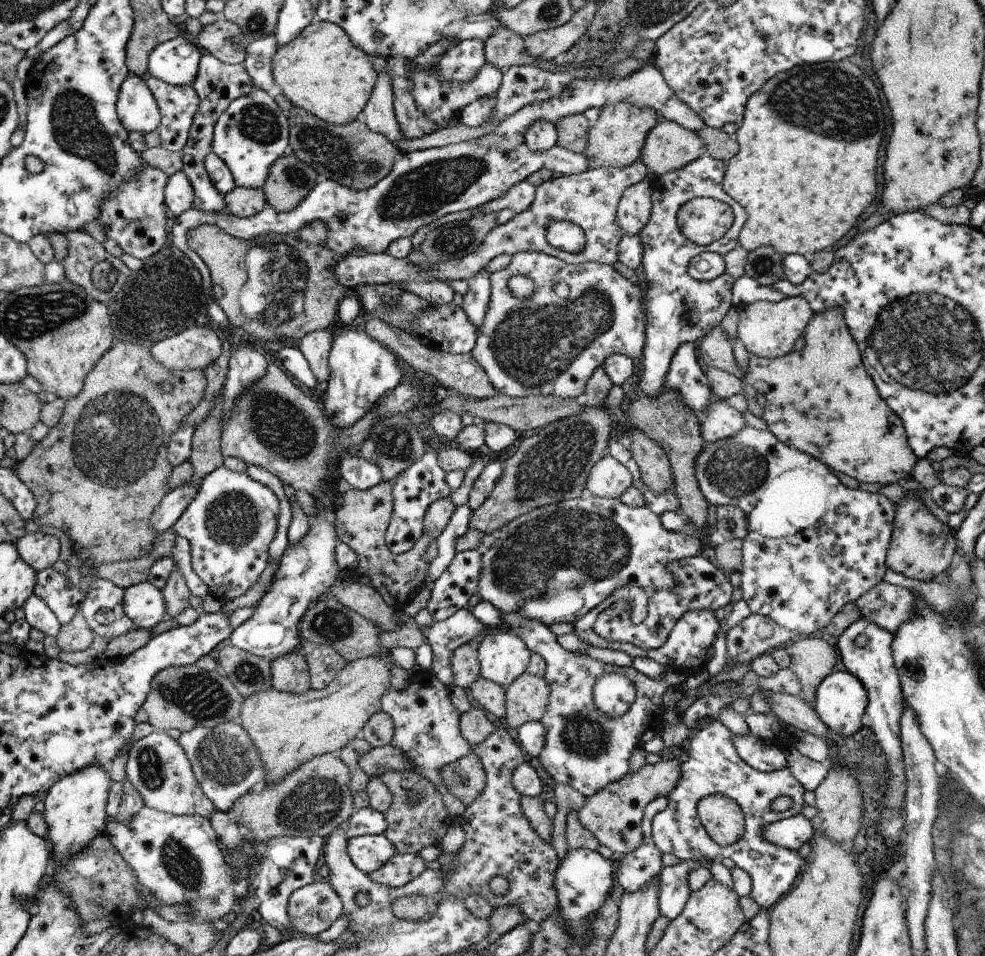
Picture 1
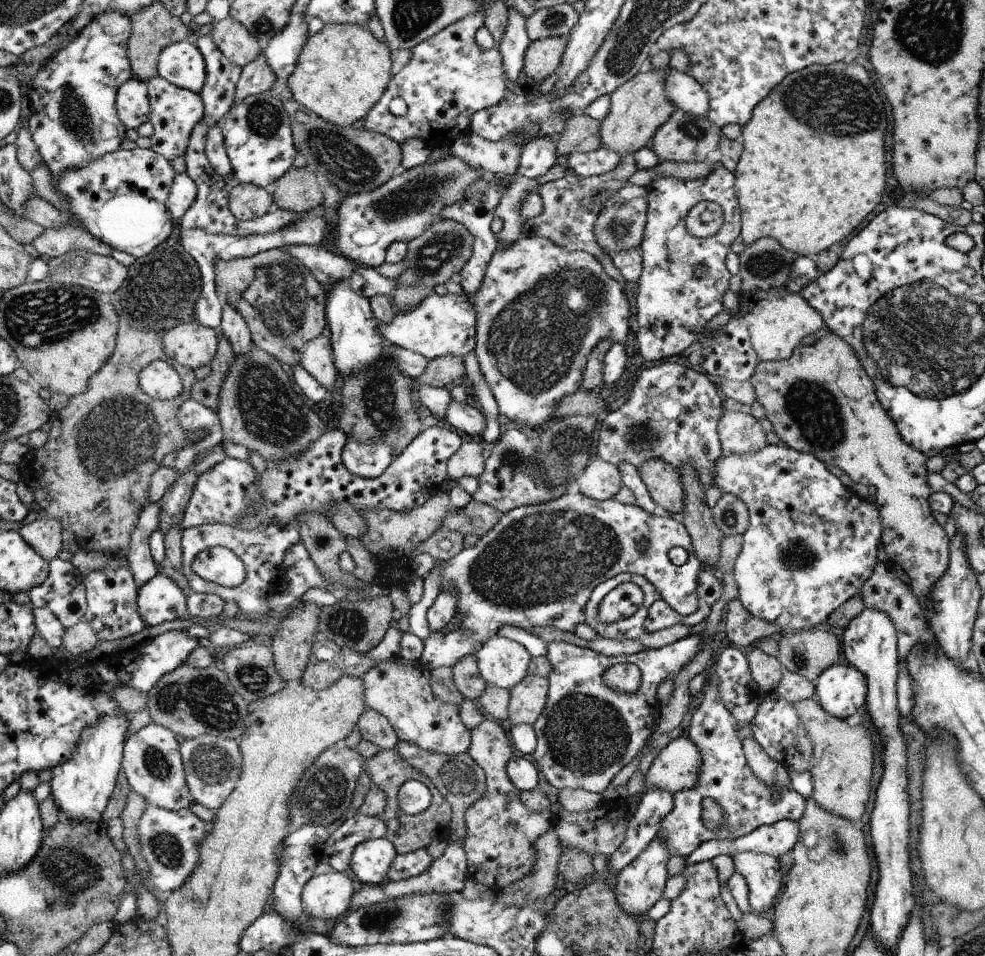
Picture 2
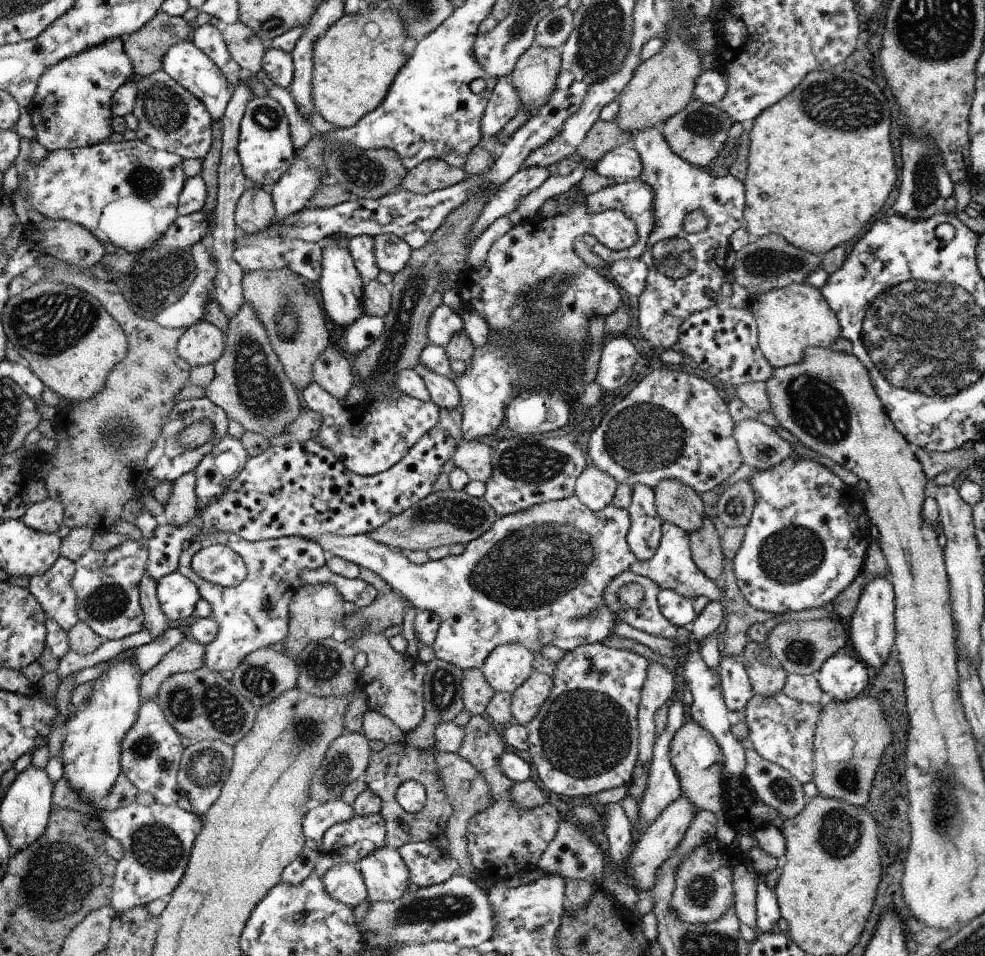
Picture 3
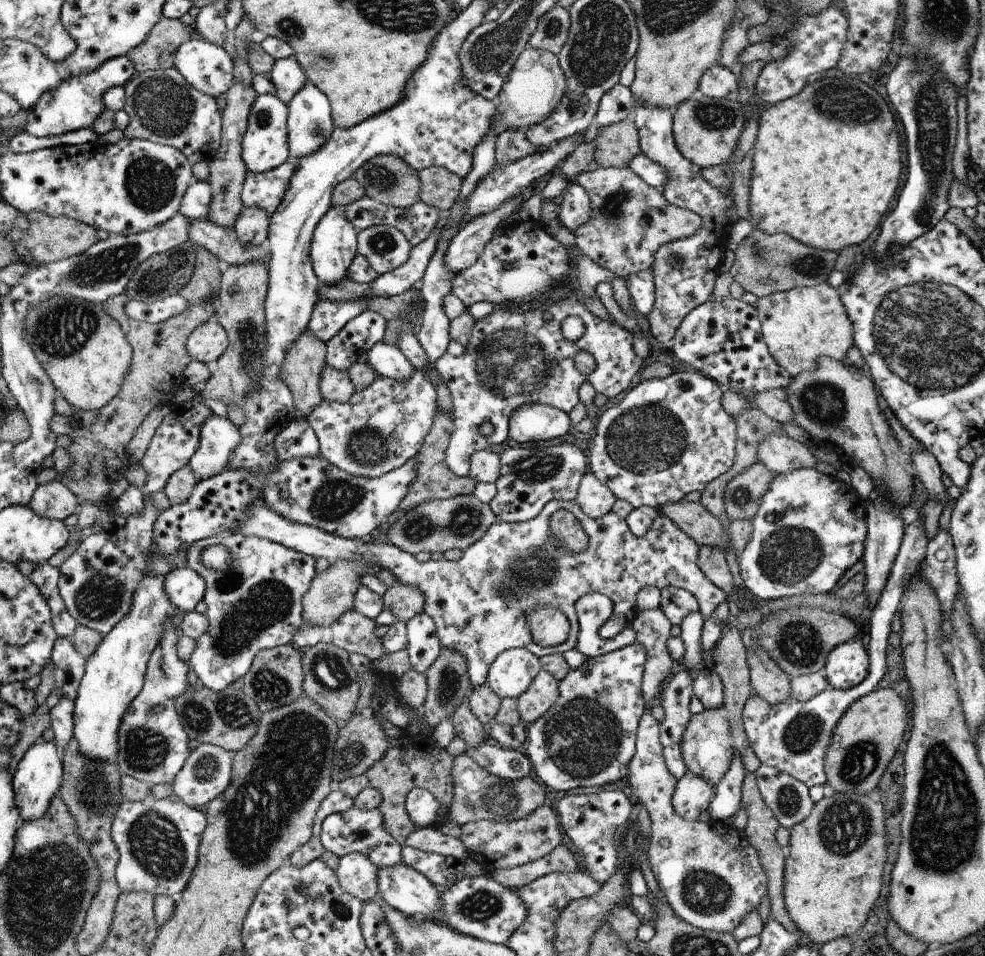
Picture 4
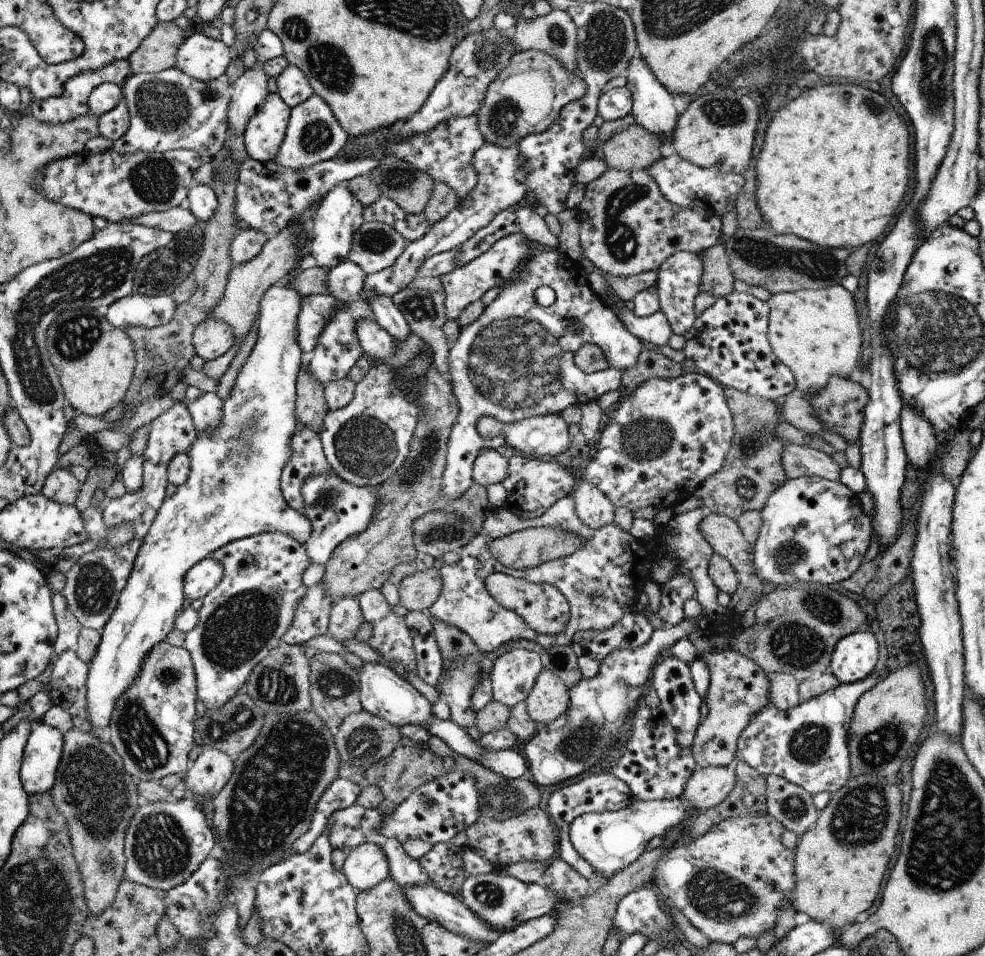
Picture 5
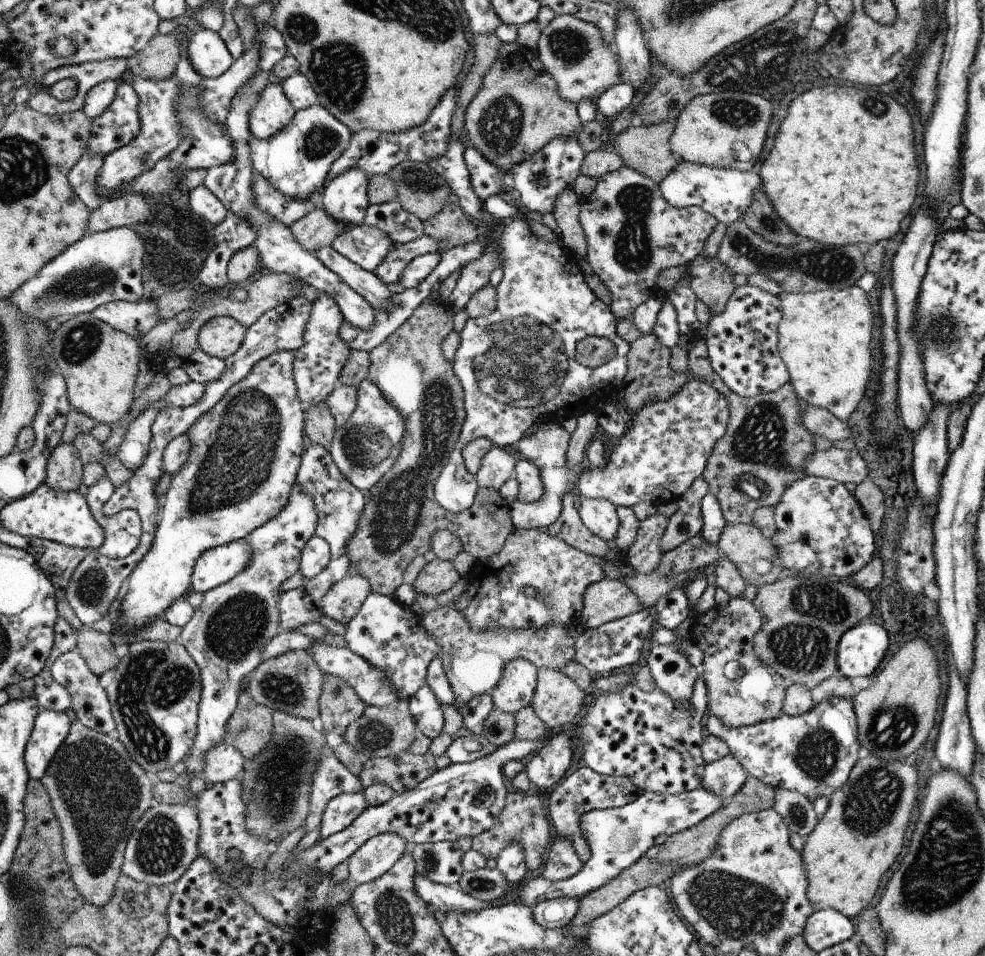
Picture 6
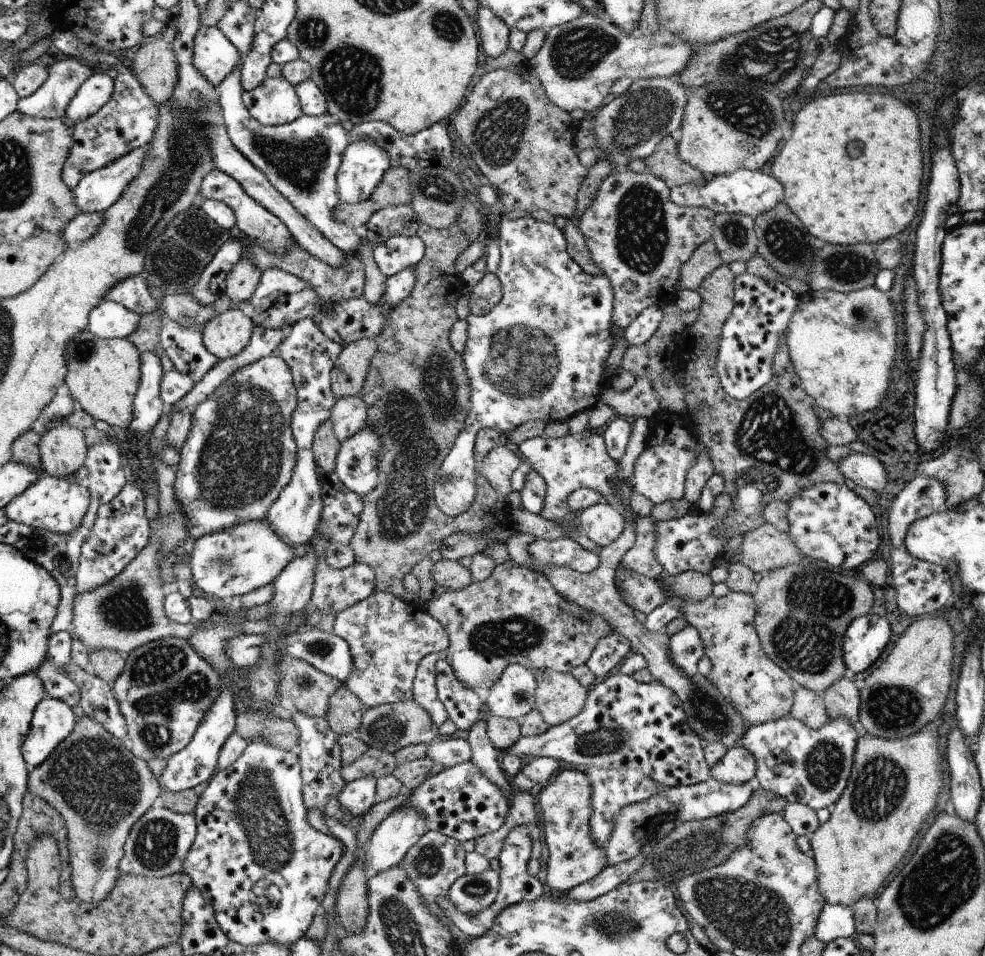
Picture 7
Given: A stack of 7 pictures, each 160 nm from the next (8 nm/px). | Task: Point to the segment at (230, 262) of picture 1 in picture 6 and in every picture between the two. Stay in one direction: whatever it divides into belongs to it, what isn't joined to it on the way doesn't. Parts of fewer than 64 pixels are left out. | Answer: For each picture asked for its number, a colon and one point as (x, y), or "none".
2: (284, 306)
3: (293, 318)
4: (302, 371)
5: (312, 405)
6: (321, 427)

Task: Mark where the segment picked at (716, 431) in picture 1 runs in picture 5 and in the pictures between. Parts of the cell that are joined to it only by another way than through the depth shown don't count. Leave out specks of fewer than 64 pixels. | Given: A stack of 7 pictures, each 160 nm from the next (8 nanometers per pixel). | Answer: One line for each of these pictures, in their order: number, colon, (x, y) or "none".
2: (740, 433)
3: (760, 446)
4: (780, 454)
5: (797, 460)

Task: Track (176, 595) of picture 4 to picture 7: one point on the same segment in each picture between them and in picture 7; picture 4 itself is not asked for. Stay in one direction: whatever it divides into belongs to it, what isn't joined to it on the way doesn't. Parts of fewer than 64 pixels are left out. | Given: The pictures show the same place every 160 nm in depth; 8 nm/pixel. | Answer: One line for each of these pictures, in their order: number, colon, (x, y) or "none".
5: (202, 578)
6: (219, 565)
7: (230, 563)

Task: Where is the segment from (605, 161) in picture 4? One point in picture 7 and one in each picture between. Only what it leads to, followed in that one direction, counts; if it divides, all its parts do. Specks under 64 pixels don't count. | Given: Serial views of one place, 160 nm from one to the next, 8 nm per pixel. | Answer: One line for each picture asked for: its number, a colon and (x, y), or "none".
5: (635, 148)
6: (646, 149)
7: (665, 162)

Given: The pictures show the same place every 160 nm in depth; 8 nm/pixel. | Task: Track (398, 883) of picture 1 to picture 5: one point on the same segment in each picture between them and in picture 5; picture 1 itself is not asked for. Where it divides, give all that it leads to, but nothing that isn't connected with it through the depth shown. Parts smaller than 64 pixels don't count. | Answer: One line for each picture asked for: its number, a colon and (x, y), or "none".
2: (405, 867)
3: (428, 866)
4: (443, 871)
5: (443, 863)

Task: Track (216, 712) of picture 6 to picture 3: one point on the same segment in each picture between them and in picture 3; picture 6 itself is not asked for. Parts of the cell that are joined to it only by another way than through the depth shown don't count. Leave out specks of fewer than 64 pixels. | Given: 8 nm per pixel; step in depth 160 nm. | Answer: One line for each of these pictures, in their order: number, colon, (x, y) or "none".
3: (255, 614)
4: (257, 604)
5: (245, 617)

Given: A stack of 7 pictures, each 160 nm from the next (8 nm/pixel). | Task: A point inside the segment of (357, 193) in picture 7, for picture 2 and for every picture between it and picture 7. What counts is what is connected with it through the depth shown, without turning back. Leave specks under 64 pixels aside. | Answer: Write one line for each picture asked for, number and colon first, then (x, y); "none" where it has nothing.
2: (356, 343)
3: (342, 288)
4: (335, 246)
5: (340, 214)
6: (345, 198)

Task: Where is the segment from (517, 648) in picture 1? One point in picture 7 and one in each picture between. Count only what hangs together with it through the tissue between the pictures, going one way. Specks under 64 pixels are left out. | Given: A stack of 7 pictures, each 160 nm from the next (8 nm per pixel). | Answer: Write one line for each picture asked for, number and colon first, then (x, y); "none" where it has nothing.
2: (502, 662)
3: (510, 665)
4: (510, 675)
5: (513, 674)
6: (515, 690)
7: (513, 695)

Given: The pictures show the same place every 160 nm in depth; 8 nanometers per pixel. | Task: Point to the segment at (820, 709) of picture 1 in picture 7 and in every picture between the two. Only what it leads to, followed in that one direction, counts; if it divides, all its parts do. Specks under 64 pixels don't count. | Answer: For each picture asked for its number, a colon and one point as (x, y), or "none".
2: (842, 690)
3: (842, 677)
4: (848, 664)
5: (855, 656)
6: (860, 651)
7: (866, 637)

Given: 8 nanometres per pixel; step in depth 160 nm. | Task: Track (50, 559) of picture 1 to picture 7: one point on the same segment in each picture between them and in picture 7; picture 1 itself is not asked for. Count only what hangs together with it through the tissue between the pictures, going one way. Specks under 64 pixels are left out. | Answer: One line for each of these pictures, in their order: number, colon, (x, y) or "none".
2: (44, 534)
3: (47, 516)
4: (55, 500)
5: (61, 486)
6: (64, 471)
7: (63, 450)

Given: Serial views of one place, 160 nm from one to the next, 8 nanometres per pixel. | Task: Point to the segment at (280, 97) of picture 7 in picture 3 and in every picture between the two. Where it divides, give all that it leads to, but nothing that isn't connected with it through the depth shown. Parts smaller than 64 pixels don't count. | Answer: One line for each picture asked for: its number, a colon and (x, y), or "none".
3: (265, 150)
4: (264, 147)
5: (264, 134)
6: (274, 111)

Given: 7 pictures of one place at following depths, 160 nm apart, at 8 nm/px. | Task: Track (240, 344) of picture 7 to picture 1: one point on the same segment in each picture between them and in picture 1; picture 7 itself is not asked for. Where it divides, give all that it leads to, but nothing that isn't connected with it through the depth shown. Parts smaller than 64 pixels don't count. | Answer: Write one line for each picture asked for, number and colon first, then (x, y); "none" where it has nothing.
1: (196, 348)
2: (193, 345)
3: (203, 344)
4: (209, 341)
5: (214, 337)
6: (221, 336)

